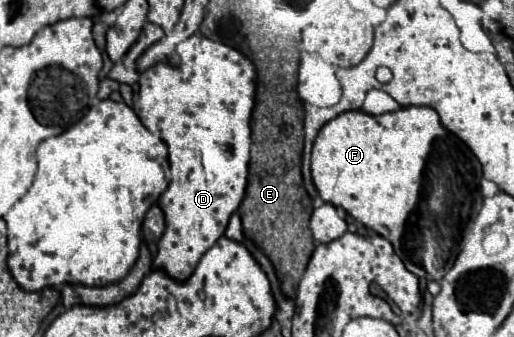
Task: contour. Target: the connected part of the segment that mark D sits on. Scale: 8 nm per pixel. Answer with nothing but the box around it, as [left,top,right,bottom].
[134,34,256,282]

